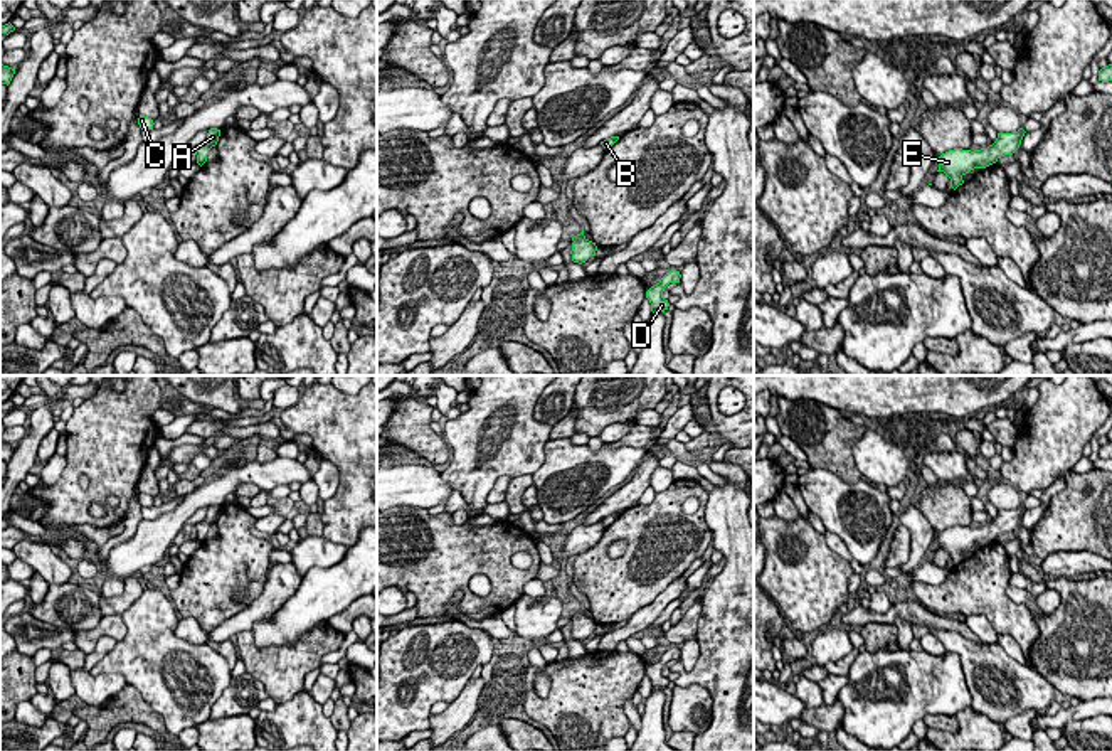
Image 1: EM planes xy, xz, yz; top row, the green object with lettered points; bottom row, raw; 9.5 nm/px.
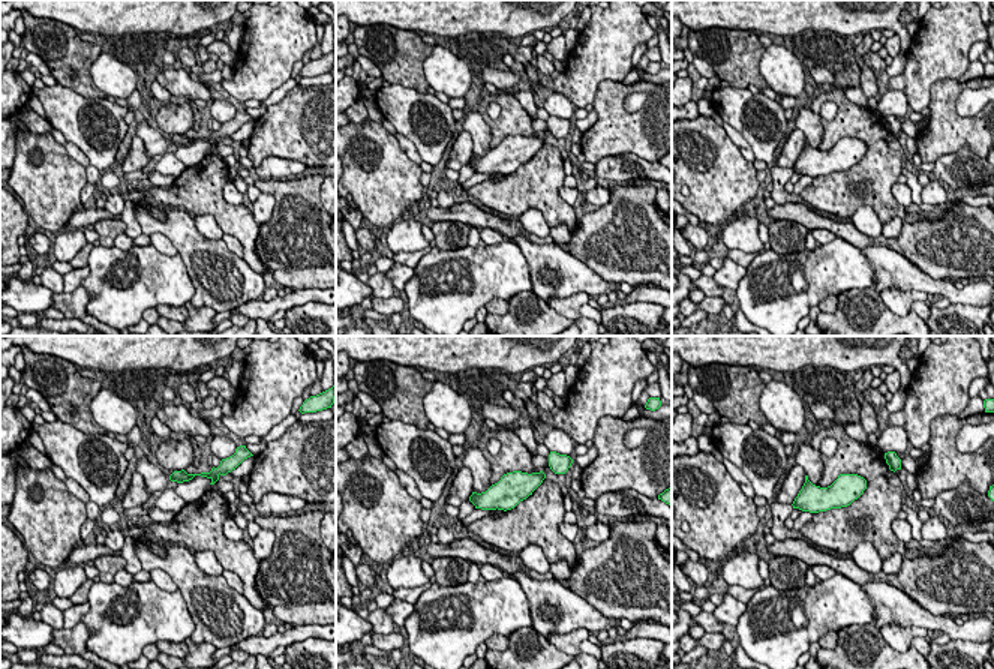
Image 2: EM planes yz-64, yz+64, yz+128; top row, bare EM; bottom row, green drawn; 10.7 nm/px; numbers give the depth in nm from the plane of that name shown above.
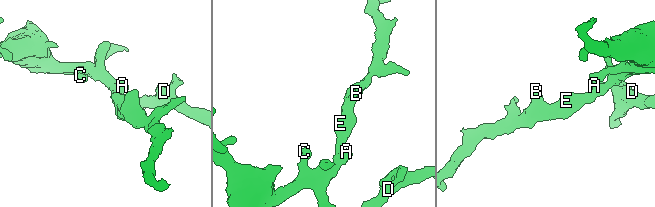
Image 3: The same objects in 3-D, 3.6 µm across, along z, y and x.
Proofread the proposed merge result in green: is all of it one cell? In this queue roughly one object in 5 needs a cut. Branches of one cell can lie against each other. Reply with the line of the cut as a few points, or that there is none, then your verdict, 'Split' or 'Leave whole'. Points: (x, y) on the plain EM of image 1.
No split. Leave whole

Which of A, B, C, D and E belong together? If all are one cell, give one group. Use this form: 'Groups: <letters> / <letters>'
Groups: A B C D E

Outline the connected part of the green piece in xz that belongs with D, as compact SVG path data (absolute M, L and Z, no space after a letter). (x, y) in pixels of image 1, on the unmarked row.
M671 647L670 650L666 650L658 662L651 663L648 668L646 668L646 675L649 677L651 680L651 689L656 690L656 689L666 689L670 680L668 677L663 675L663 668L665 665L670 662L670 660L680 660L680 648L676 647Z

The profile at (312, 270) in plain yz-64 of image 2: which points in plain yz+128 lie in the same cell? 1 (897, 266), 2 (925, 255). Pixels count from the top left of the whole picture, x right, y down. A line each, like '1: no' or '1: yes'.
1: no
2: yes

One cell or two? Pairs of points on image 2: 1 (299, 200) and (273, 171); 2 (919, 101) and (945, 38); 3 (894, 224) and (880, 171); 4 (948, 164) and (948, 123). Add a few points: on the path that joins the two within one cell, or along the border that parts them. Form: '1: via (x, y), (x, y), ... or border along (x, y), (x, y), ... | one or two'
1: border along (260, 177), (290, 180) | two
2: via (919, 86), (924, 65), (936, 53) | one
3: border along (901, 219), (894, 216), (883, 224) | two
4: border along (978, 155), (961, 146), (934, 162) | two

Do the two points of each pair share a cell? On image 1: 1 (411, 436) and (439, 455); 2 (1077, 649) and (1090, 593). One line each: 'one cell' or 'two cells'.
1: one cell
2: one cell

